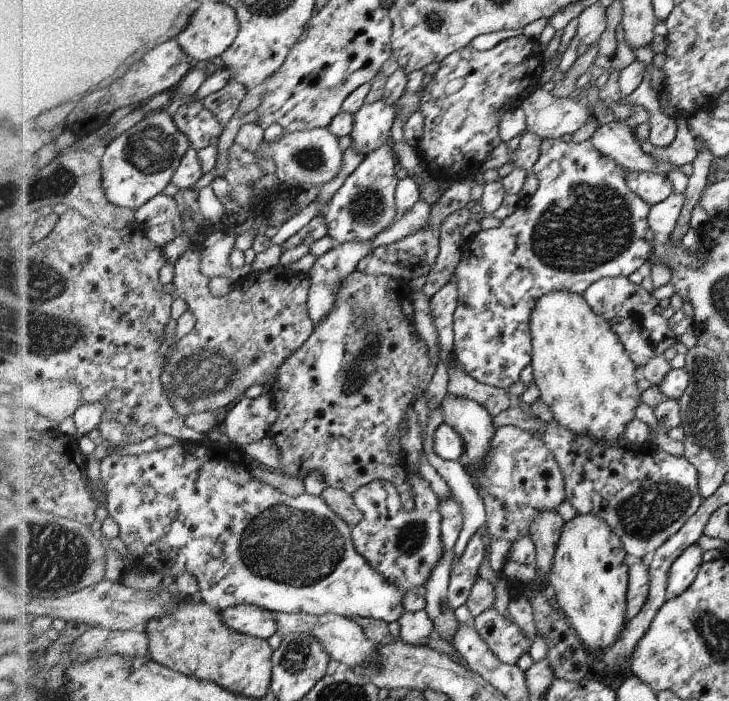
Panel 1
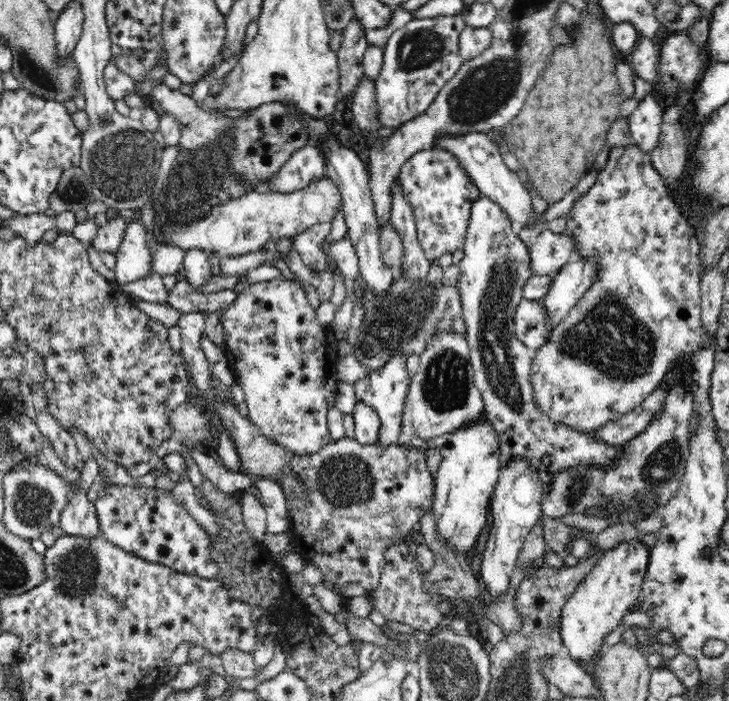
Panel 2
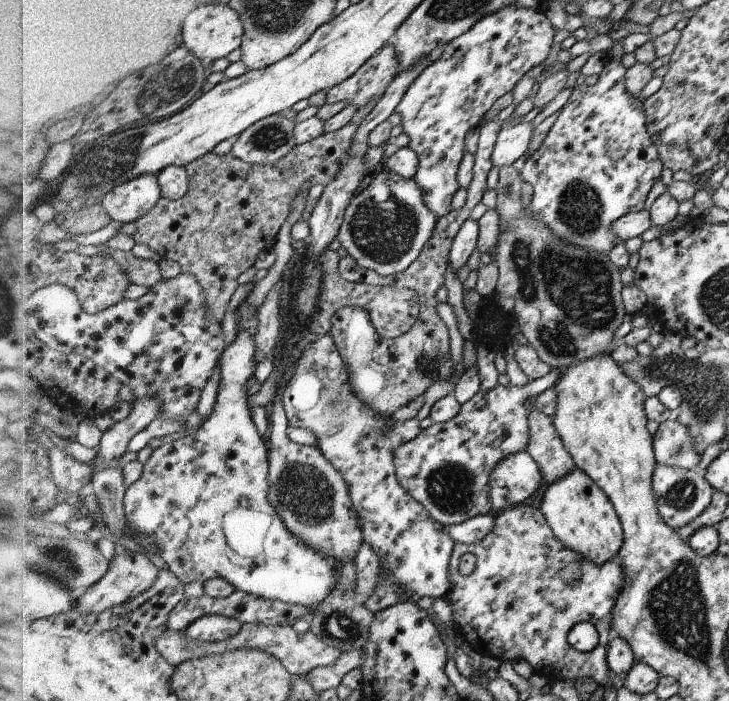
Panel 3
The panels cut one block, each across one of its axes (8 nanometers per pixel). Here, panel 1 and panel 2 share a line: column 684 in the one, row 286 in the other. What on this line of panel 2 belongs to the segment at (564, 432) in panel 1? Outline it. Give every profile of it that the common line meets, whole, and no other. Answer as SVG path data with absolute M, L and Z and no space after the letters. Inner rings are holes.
M478 198L474 202L473 213L470 214L470 224L466 232L463 246L464 257L458 264L460 276L457 283L461 318L466 326L466 340L469 345L471 368L474 369L474 384L481 392L485 412L488 420L495 428L496 439L501 444L503 456L518 456L527 460L527 464L534 465L544 474L554 474L583 466L583 468L598 468L601 472L608 472L616 468L616 460L620 460L624 445L622 443L606 443L598 439L595 433L582 433L569 426L554 424L550 418L539 412L538 405L534 404L531 396L530 372L533 357L526 344L518 339L514 326L514 313L524 298L524 287L529 284L530 278L535 275L533 262L530 260L529 250L511 228L511 220L503 213L503 209L490 198Z

